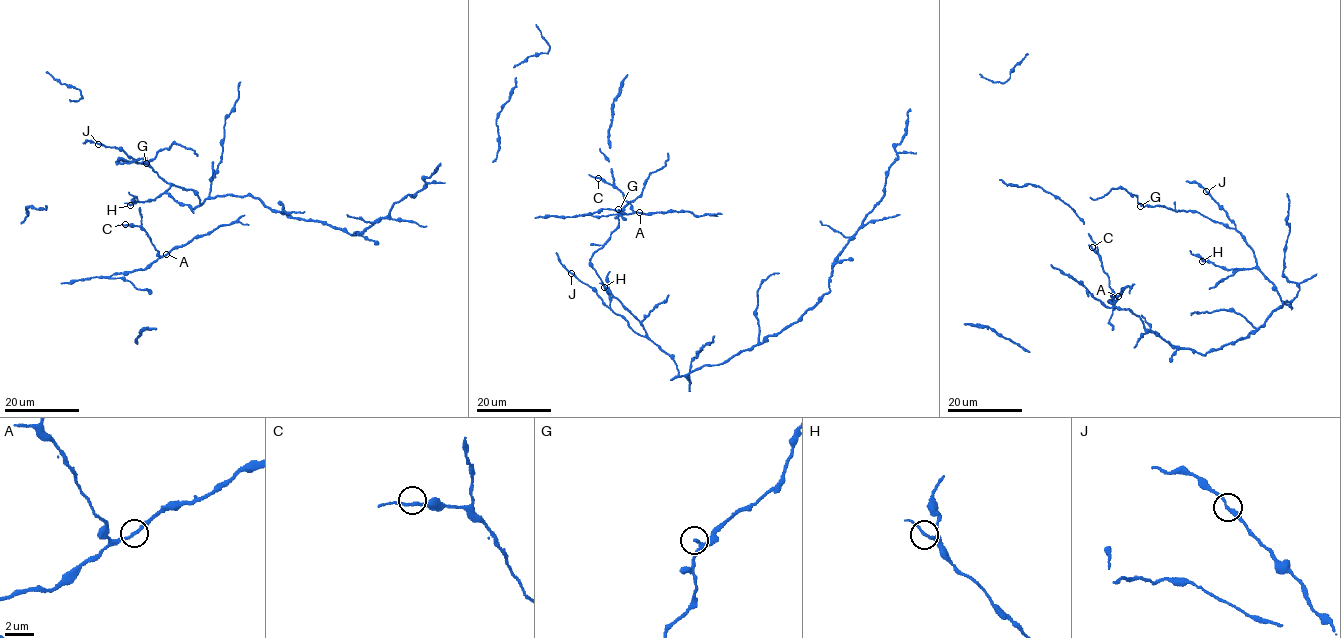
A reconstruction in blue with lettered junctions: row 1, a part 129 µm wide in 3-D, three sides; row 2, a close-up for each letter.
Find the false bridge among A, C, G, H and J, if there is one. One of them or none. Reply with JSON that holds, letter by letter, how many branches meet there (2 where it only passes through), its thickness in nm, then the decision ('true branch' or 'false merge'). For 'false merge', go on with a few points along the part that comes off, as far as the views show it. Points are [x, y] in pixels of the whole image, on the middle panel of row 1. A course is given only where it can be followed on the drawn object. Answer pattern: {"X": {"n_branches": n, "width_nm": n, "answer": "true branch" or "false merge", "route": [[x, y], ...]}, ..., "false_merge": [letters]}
{"A": {"n_branches": 2, "width_nm": 200, "answer": "true branch"}, "C": {"n_branches": 2, "width_nm": 200, "answer": "true branch"}, "G": {"n_branches": 2, "width_nm": 180, "answer": "true branch"}, "H": {"n_branches": 2, "width_nm": 200, "answer": "true branch"}, "J": {"n_branches": 2, "width_nm": 200, "answer": "true branch"}, "false_merge": []}

